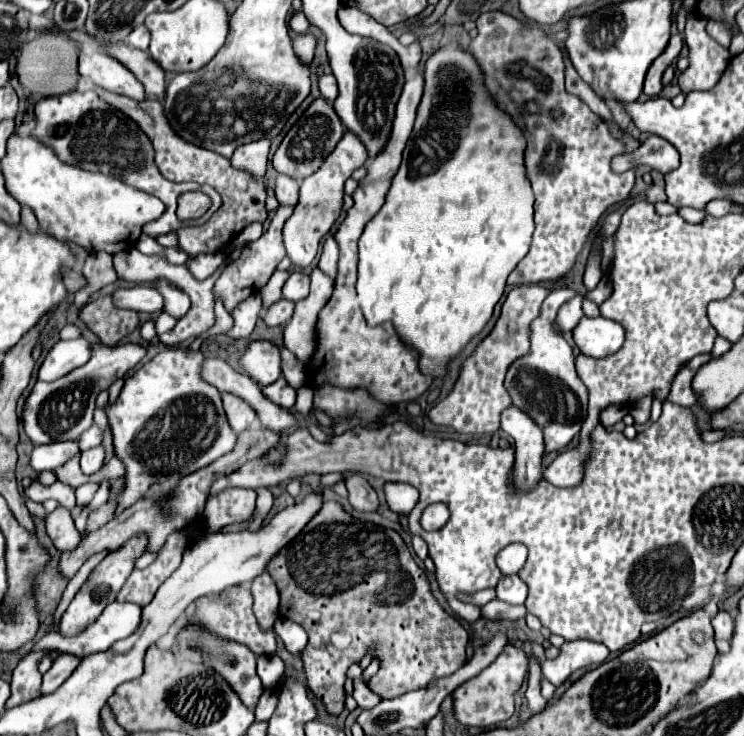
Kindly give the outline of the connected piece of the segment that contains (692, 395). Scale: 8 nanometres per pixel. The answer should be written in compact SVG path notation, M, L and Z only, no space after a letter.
M702 354L702 356L696 356L692 358L684 370L680 370L680 374L676 376L674 384L672 384L672 392L668 396L668 400L674 400L676 404L682 404L682 406L694 406L698 402L698 394L694 392L692 388L692 378L696 376L698 368L706 362L710 362L712 356L710 354Z

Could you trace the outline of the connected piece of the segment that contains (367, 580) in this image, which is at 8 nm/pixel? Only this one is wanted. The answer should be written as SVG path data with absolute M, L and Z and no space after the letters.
M324 502L304 530L272 558L268 572L280 590L280 616L302 624L308 634L308 644L302 650L306 684L322 698L330 714L340 714L344 708L344 678L348 666L360 662L370 648L374 648L374 656L380 658L380 670L370 678L368 686L380 698L396 698L412 690L428 688L430 682L452 676L466 662L468 632L432 598L426 574L412 560L400 534L360 522L356 524L338 502Z

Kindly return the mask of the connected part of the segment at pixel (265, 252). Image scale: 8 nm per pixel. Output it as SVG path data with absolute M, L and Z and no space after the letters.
M278 206L276 212L274 212L274 218L270 220L270 226L268 230L252 244L248 244L244 250L242 250L242 256L234 262L230 262L226 266L226 272L220 274L218 278L218 284L214 286L214 292L220 294L224 298L224 306L226 310L232 310L236 304L240 304L242 300L246 300L248 296L256 294L268 280L270 276L274 274L278 262L286 256L284 252L284 244L282 244L282 226L284 222L288 220L288 216L292 214L294 206Z

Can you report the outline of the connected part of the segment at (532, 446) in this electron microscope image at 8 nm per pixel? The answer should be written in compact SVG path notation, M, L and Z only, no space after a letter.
M510 406L502 412L500 428L514 438L516 462L512 480L518 490L532 488L542 474L542 454L544 454L544 432L524 410Z

